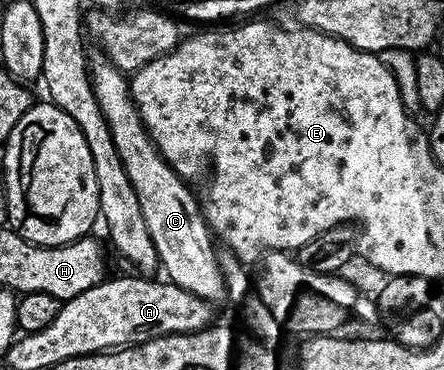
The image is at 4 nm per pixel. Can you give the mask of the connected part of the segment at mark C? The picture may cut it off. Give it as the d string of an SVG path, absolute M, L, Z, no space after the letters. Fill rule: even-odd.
M100 60L97 66L95 63L90 73L94 96L98 98L102 116L106 116L106 124L110 124L114 148L118 148L118 156L124 161L126 176L130 176L130 184L134 184L134 192L138 192L138 204L142 204L142 216L146 216L146 228L150 228L150 240L154 240L163 273L168 273L165 274L167 281L186 288L186 292L194 292L194 296L207 302L223 303L226 295L224 277L216 259L218 246L204 219L201 203L198 198L196 202L188 187L191 185L172 169L148 135L132 99L126 74L107 60Z

